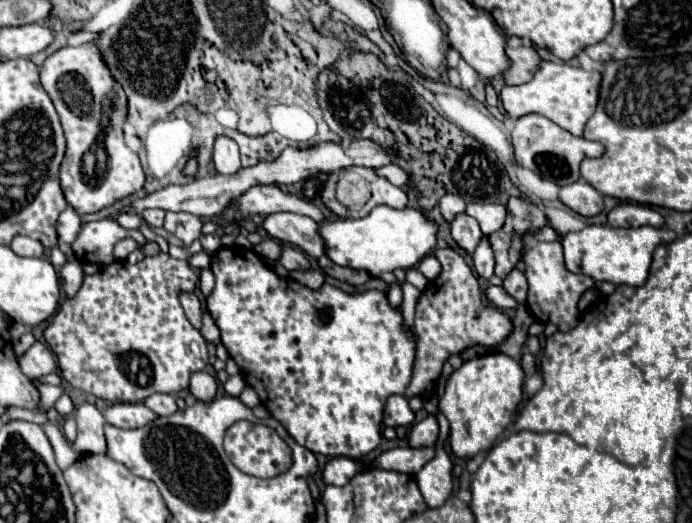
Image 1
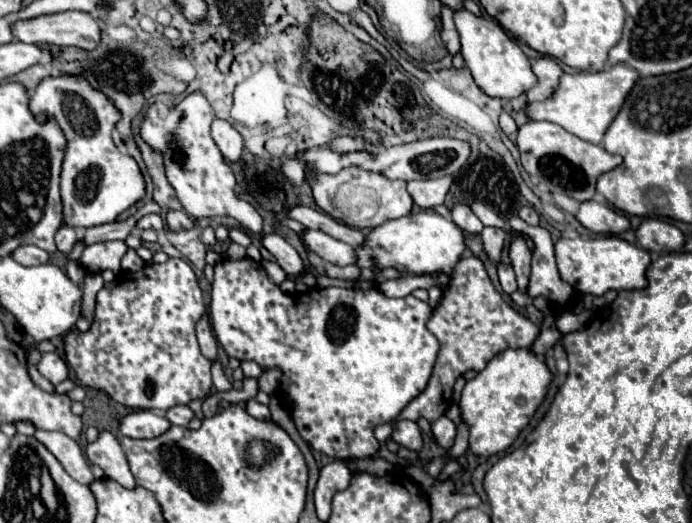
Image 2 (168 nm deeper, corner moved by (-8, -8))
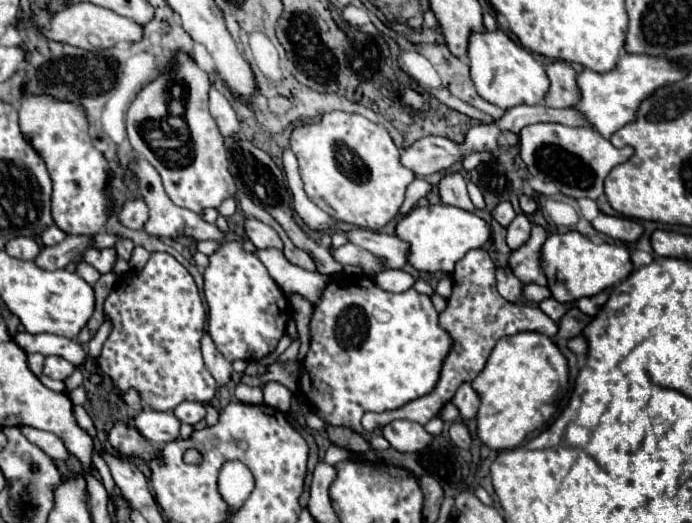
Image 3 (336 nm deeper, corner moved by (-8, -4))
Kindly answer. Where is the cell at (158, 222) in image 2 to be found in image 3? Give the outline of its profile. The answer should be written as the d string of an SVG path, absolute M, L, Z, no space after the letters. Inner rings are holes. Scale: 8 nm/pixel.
M142 199L126 201L118 213L118 221L128 229L142 229L148 221L148 207Z

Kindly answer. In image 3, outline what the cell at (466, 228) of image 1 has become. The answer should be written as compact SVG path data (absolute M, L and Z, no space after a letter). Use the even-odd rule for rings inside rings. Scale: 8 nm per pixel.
M460 171L446 173L438 181L438 193L440 193L442 203L454 205L454 207L464 207L466 211L474 211L474 205L468 197L468 191L466 191L466 179Z

